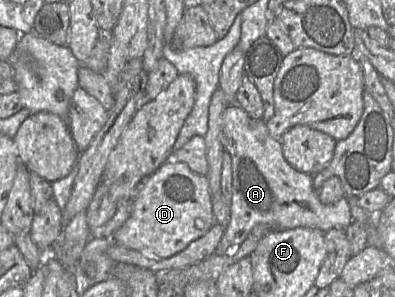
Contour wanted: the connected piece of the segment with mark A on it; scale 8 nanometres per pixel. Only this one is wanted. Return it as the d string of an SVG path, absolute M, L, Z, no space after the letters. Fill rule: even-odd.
M235 102L228 104L222 113L222 144L232 161L232 198L230 222L214 254L224 254L230 246L240 245L259 224L265 224L272 230L308 227L326 233L333 228L346 230L353 221L348 197L344 196L334 204L323 204L318 198L318 191L313 186L313 175L293 168L284 158L281 140L270 135L265 121L250 117Z

